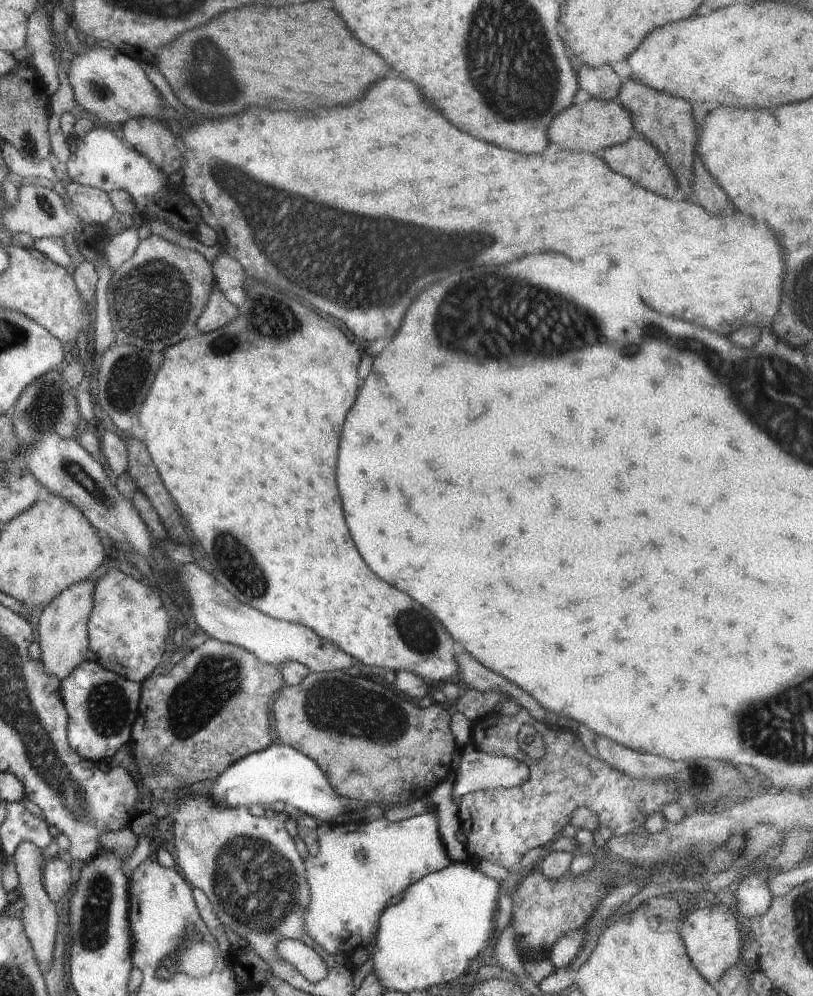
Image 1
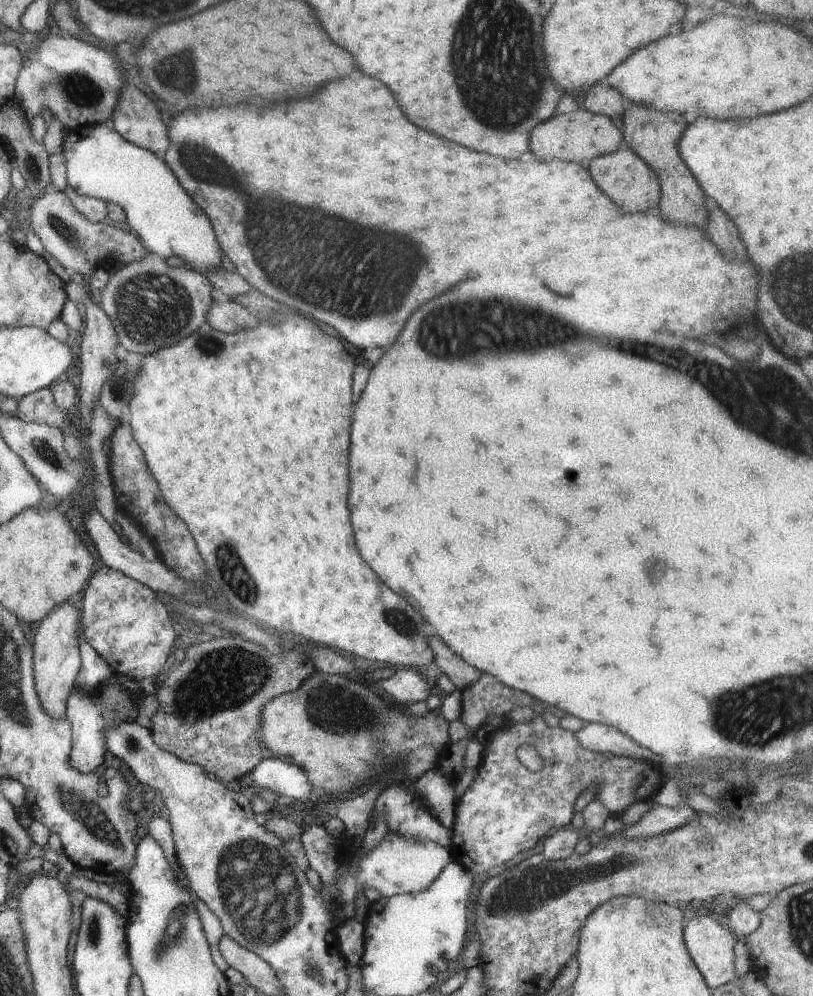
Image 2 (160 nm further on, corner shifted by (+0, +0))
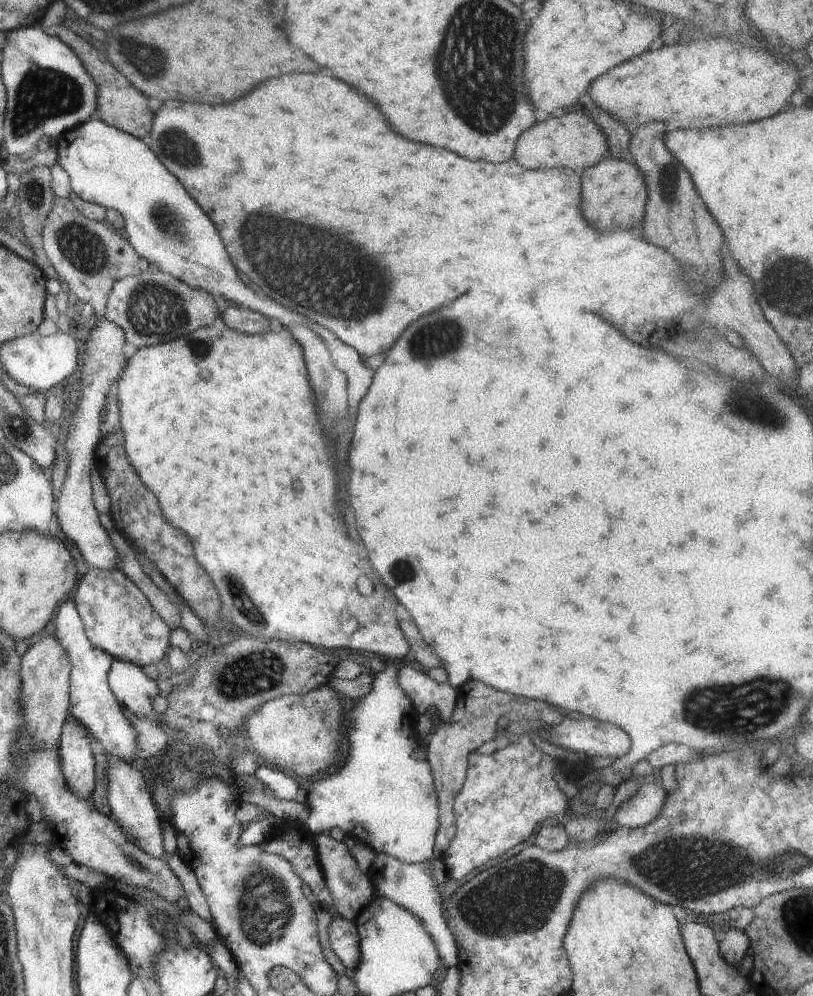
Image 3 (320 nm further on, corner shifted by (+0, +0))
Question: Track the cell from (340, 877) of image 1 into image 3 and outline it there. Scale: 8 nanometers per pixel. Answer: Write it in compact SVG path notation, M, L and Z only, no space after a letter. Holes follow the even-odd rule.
M378 854L378 856L374 858L374 864L372 864L372 876L370 876L370 879L384 896L394 901L400 908L407 909L413 913L419 921L423 922L424 930L432 939L441 963L446 966L446 968L451 969L459 963L456 943L454 937L450 934L450 930L448 930L448 926L446 926L444 916L442 916L440 893L433 882L433 867L432 870L430 870L432 863L440 860L441 858L432 858L428 860L428 862L410 866L408 863L394 860L394 858L386 856L386 854Z

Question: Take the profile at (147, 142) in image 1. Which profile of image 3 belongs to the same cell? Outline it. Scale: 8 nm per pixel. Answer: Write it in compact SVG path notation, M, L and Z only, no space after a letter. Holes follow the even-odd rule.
M60 25L57 37L65 42L77 55L79 61L85 66L88 74L97 86L97 109L100 120L111 127L116 127L134 138L144 140L151 131L153 112L148 108L148 98L144 96L131 82L108 60L108 57L96 49L90 42Z

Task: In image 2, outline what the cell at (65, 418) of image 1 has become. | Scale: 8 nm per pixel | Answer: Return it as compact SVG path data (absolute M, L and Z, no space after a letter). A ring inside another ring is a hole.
M49 388L19 398L18 408L16 416L21 421L41 422L58 428L62 426L65 413L56 406Z

